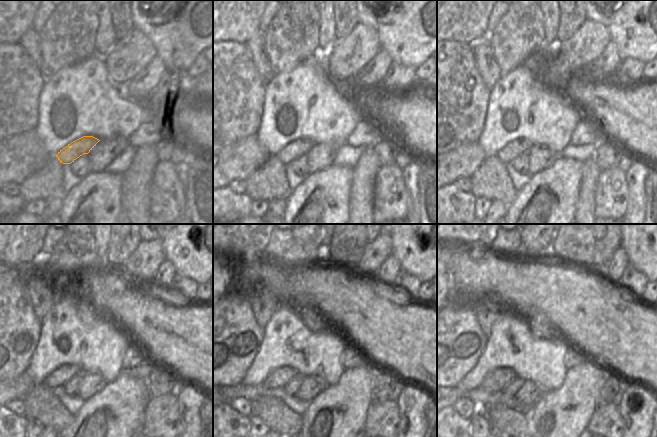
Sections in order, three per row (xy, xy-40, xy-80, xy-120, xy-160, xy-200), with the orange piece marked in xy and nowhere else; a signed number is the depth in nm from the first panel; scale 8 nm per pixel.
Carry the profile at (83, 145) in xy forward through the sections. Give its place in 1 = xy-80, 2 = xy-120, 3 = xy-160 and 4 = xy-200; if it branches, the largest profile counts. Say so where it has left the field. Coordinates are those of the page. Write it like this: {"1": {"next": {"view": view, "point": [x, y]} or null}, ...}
{"1": {"next": {"view": "xy-80", "point": [514, 148]}}, "2": {"next": {"view": "xy-120", "point": [58, 377]}}, "3": {"next": {"view": "xy-160", "point": [279, 377]}}, "4": {"next": {"view": "xy-200", "point": [498, 378]}}}

